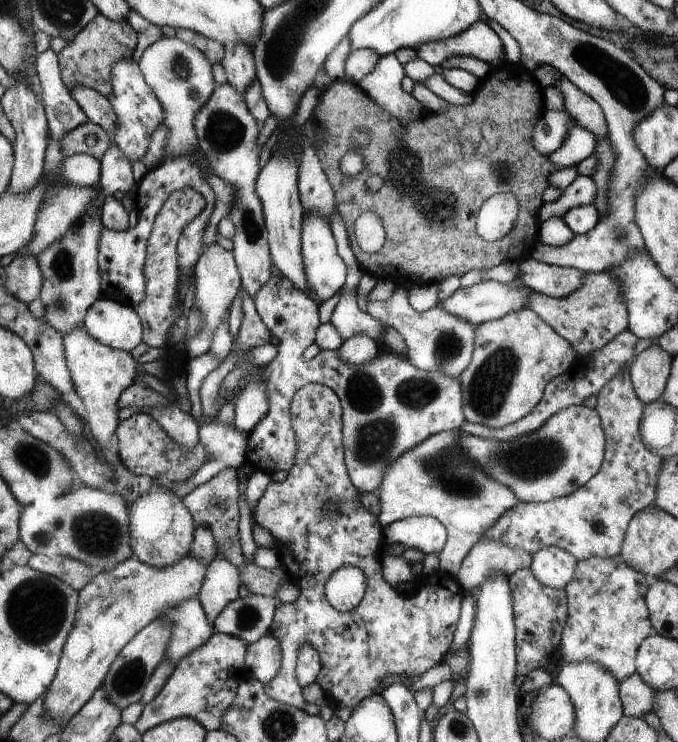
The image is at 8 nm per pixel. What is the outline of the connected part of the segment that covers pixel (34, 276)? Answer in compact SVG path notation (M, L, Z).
M19 252L15 256L15 260L11 260L7 264L7 280L5 280L5 288L21 298L25 304L29 304L31 300L37 300L43 292L43 270L41 270L41 262L37 262L35 254L29 252Z

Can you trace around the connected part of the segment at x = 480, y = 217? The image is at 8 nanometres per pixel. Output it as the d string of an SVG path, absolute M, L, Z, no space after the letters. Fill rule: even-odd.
M493 194L477 212L477 234L485 242L507 236L517 218L517 202L509 194Z

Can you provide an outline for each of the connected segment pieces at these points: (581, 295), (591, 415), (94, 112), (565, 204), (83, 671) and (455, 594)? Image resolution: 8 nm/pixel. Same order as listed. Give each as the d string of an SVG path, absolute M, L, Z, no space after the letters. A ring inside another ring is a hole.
M581 272L581 274L583 274L581 284L577 284L577 288L573 288L565 296L549 298L527 290L525 304L523 304L523 308L533 312L561 340L565 340L579 358L583 354L589 354L591 350L597 352L599 348L615 340L621 332L629 330L627 312L619 298L617 282L611 276L607 276L607 272Z
M571 406L553 414L539 430L509 442L489 442L469 434L461 434L465 452L483 466L485 474L513 488L517 500L545 504L569 496L587 480L591 480L603 462L605 438L593 408Z
M83 84L71 86L69 96L81 108L81 112L85 114L85 118L89 122L99 124L103 130L107 130L107 134L111 134L111 130L115 126L115 118L107 104L107 98L103 98L99 92L95 92Z
M575 176L575 180L561 192L561 196L555 202L545 202L535 216L539 218L539 226L545 224L553 216L563 216L565 210L573 206L585 206L591 204L595 194L595 184L589 176Z
M127 556L121 564L113 564L113 568L101 568L91 580L79 590L81 592L81 608L77 608L77 628L73 628L73 636L69 636L69 644L65 644L65 656L61 656L61 672L57 672L57 680L49 684L41 700L41 718L67 724L93 700L97 688L105 682L113 660L121 654L121 648L133 640L139 632L143 632L169 604L177 604L201 592L201 584L205 582L205 564L185 556L181 564L173 564L173 568L151 568L137 558Z
M321 384L301 386L291 398L289 422L295 436L293 464L289 466L289 472L283 482L271 482L267 486L253 510L253 524L269 532L269 536L275 540L279 566L297 588L297 596L291 602L279 602L273 614L269 636L279 644L281 664L275 676L269 680L269 684L263 684L263 692L269 700L275 700L279 704L297 710L305 708L303 688L299 688L293 670L297 660L297 646L309 642L313 648L317 648L321 656L321 672L317 684L321 684L321 688L327 690L327 694L337 704L347 704L353 710L359 700L375 696L377 678L381 674L397 672L415 676L421 670L427 670L429 666L443 662L445 652L451 648L455 638L465 590L457 584L455 578L443 572L437 574L439 580L435 584L429 582L423 586L413 586L413 590L407 592L397 590L385 582L381 570L381 556L385 550L385 528L379 524L379 518L369 508L361 506L361 492L351 484L347 476L343 452L343 410L339 398L331 392L331 388L325 388ZM343 564L359 566L367 576L367 588L361 602L347 612L335 610L325 596L325 584L331 572Z

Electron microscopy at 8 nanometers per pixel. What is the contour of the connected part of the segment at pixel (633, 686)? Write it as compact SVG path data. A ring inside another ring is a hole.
M631 674L629 678L621 680L617 690L619 690L621 706L623 706L623 716L643 720L649 712L653 712L657 692L647 688L637 674Z

